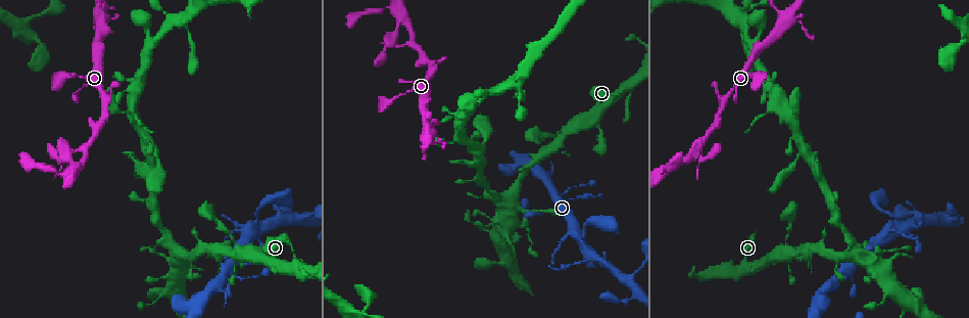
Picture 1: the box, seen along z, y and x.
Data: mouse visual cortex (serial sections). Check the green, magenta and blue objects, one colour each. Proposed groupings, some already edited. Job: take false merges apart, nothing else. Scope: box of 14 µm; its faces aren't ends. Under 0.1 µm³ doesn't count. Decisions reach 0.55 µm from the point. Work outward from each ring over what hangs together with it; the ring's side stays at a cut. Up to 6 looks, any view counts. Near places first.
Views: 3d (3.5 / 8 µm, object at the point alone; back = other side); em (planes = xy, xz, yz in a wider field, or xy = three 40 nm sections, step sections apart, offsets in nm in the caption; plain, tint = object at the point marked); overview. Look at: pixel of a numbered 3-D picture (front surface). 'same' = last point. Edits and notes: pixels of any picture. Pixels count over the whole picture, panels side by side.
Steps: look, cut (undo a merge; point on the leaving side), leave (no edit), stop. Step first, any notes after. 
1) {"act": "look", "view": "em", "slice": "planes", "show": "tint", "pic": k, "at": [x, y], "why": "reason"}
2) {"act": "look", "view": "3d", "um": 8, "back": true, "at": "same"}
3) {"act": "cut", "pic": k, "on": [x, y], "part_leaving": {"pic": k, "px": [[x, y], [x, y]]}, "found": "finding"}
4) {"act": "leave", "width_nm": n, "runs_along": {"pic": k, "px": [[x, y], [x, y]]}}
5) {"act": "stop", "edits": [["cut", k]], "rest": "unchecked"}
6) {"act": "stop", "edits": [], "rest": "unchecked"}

{"act": "look", "view": "3d", "um": 3.5, "pic": 1, "at": [699, 151], "why": "sharp bend"}

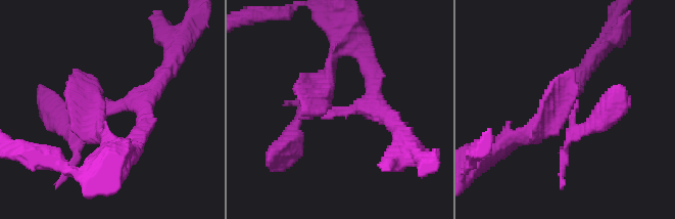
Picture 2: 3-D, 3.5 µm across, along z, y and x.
{"act": "look", "view": "em", "slice": "xy", "step": 2, "show": "tint", "pic": 2, "at": [571, 112], "why": "now the EM"}

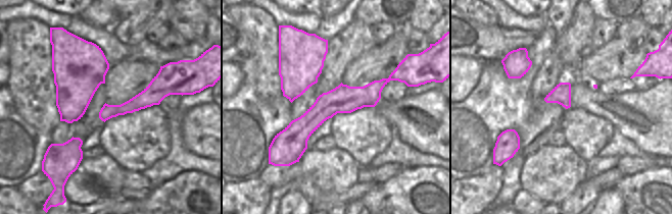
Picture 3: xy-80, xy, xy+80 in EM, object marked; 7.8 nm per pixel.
{"act": "leave", "runs_along": {"pic": 2, "px": [[381, 110], [305, 113], [287, 146]]}, "found": "all the same cell"}

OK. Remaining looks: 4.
{"act": "look", "view": "3d", "um": 3.5, "pic": 1, "at": [752, 76]}

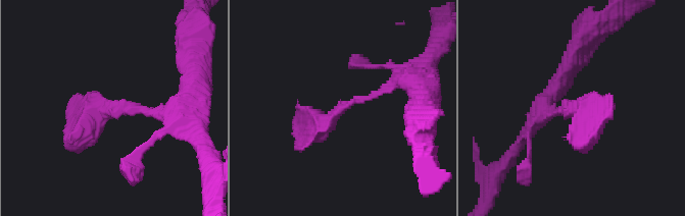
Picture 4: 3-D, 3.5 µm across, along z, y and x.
{"act": "look", "view": "em", "slice": "planes", "show": "tint", "pic": 4, "at": [340, 110]}

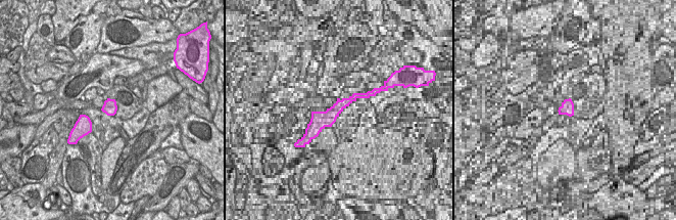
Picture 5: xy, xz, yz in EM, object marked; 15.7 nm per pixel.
{"act": "leave", "runs_along": {"pic": 4, "px": [[166, 115], [104, 112], [66, 143]]}, "found": "continuous, no second cell"}

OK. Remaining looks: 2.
{"act": "look", "view": "3d", "um": 3.5, "pic": 1, "at": [787, 252]}

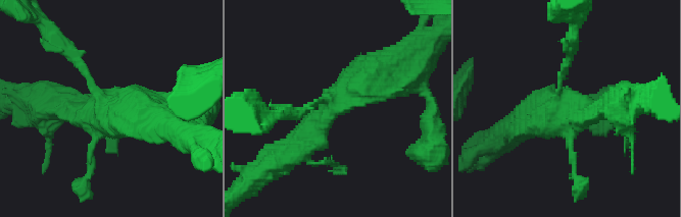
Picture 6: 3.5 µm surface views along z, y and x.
{"act": "look", "view": "em", "slice": "planes", "show": "tint", "pic": 6, "at": [112, 110]}

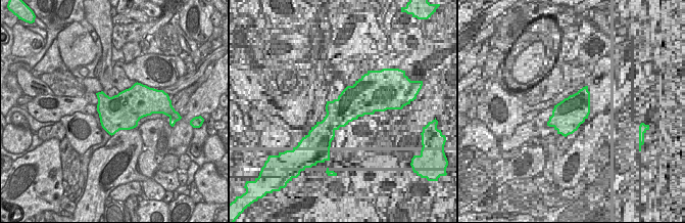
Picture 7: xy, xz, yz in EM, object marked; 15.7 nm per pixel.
{"act": "leave", "runs_along": {"pic": 6, "px": [[395, 64], [345, 95], [295, 150]]}, "found": "one cell here"}

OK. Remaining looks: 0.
{"act": "stop", "edits": [], "rest": "unchecked"}

